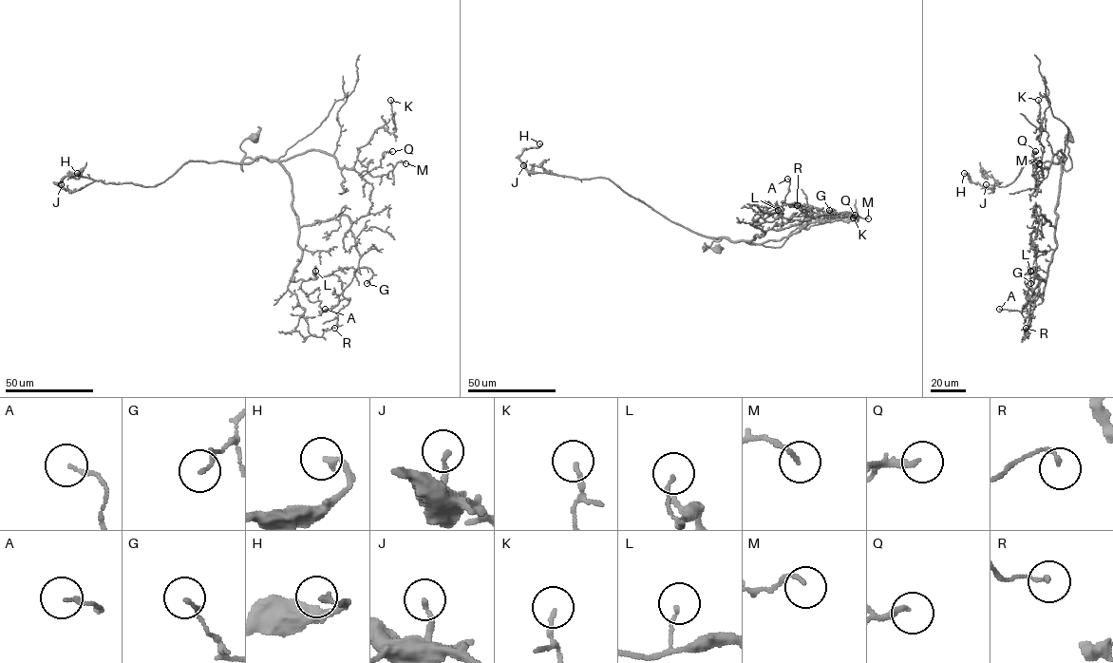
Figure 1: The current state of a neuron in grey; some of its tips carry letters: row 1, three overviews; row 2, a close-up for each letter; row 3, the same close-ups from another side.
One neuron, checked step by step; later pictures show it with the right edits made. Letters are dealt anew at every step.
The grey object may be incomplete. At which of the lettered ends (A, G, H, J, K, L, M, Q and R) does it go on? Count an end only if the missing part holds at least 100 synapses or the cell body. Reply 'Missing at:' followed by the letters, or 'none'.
Missing at: none

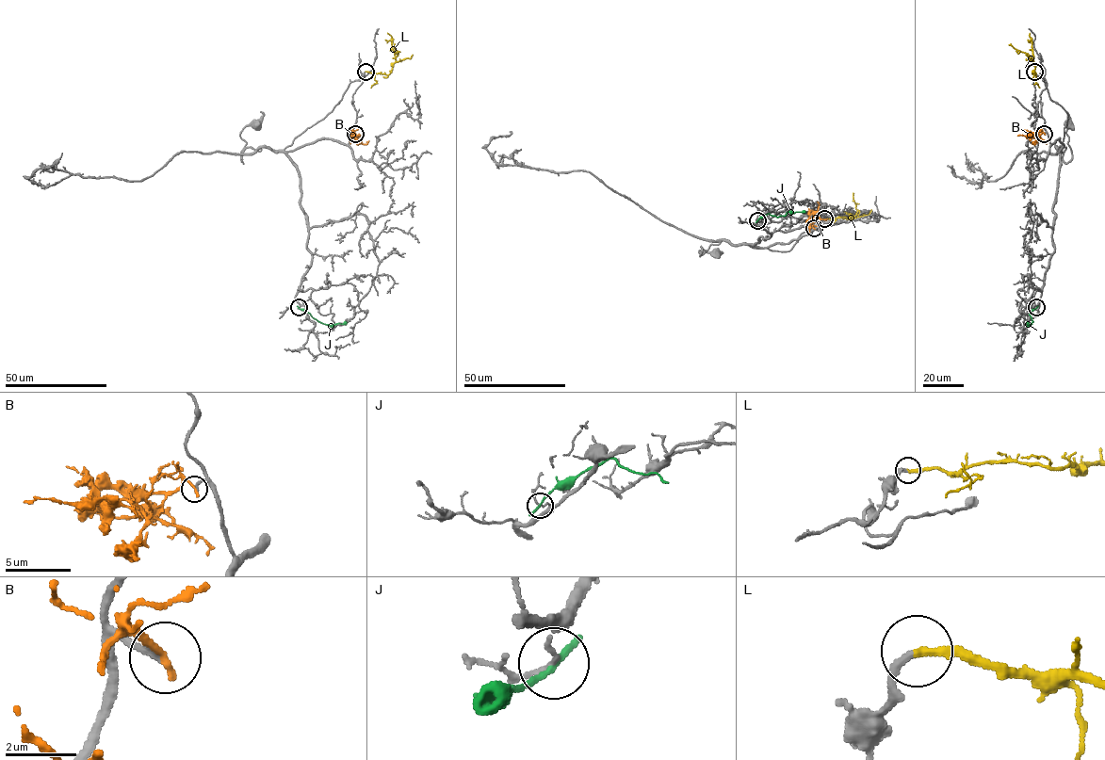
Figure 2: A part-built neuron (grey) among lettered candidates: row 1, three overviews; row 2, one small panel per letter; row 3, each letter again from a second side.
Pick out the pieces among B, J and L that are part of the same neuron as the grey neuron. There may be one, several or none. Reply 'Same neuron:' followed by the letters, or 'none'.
Same neuron: L

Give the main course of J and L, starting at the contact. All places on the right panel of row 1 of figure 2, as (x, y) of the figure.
J: (1036, 307), (1030, 313), (1031, 324), (1027, 325), (1027, 322)
L: (1034, 72), (1034, 63), (1031, 56), (1008, 44)

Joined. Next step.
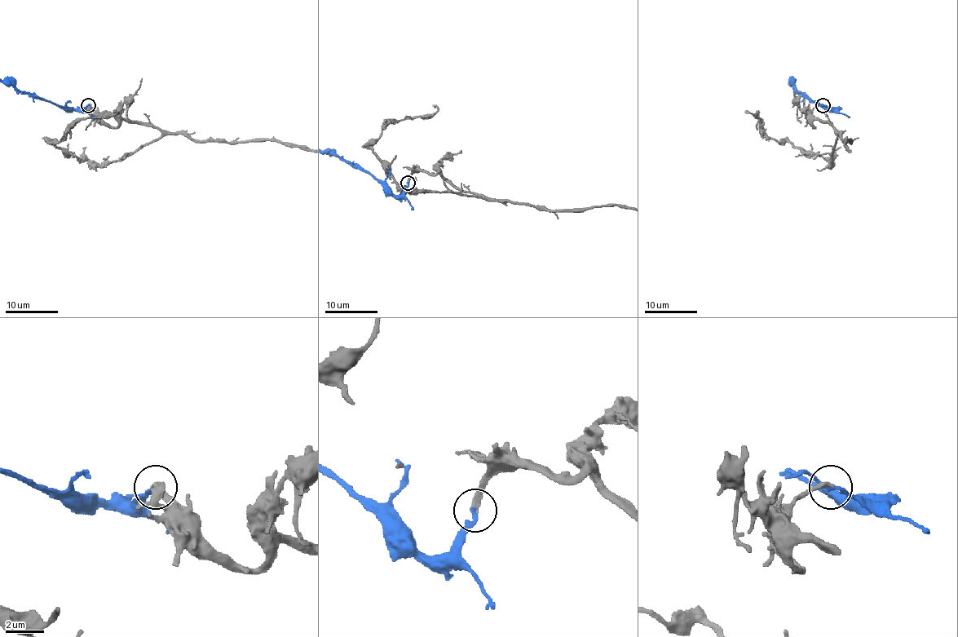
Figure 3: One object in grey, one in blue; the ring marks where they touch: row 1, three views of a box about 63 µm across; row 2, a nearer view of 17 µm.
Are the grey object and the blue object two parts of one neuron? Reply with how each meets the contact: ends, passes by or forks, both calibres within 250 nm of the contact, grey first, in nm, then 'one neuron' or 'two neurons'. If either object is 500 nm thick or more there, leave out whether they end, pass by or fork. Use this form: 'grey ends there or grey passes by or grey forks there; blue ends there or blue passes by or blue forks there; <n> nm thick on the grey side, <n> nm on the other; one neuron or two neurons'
grey ends there; blue ends there; 240 nm thick on the grey side, 180 nm on the other; one neuron

